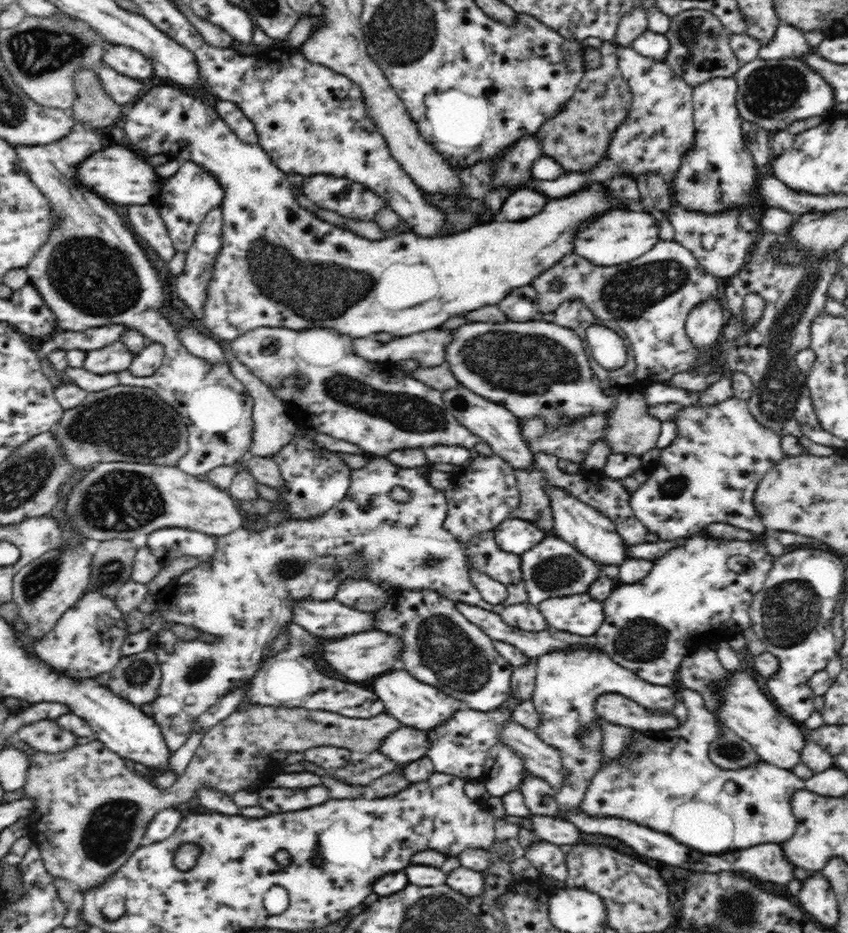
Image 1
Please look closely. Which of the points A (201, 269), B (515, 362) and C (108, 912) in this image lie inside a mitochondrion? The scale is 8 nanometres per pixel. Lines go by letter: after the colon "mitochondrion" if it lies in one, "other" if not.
A: mitochondrion
B: mitochondrion
C: mitochondrion

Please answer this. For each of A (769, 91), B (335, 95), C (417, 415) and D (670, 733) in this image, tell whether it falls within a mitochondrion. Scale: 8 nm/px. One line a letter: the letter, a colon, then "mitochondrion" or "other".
A: mitochondrion
B: other
C: mitochondrion
D: other

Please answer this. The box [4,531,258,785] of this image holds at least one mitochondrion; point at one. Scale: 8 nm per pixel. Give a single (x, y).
(40, 578)

